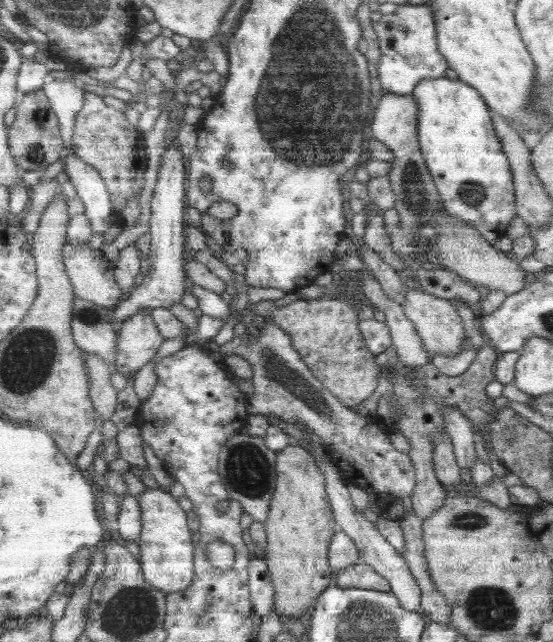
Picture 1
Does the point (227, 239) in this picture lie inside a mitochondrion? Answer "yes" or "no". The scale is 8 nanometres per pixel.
no

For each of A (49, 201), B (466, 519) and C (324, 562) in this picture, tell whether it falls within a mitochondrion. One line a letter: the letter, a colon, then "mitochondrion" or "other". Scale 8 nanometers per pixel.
A: other
B: mitochondrion
C: other

